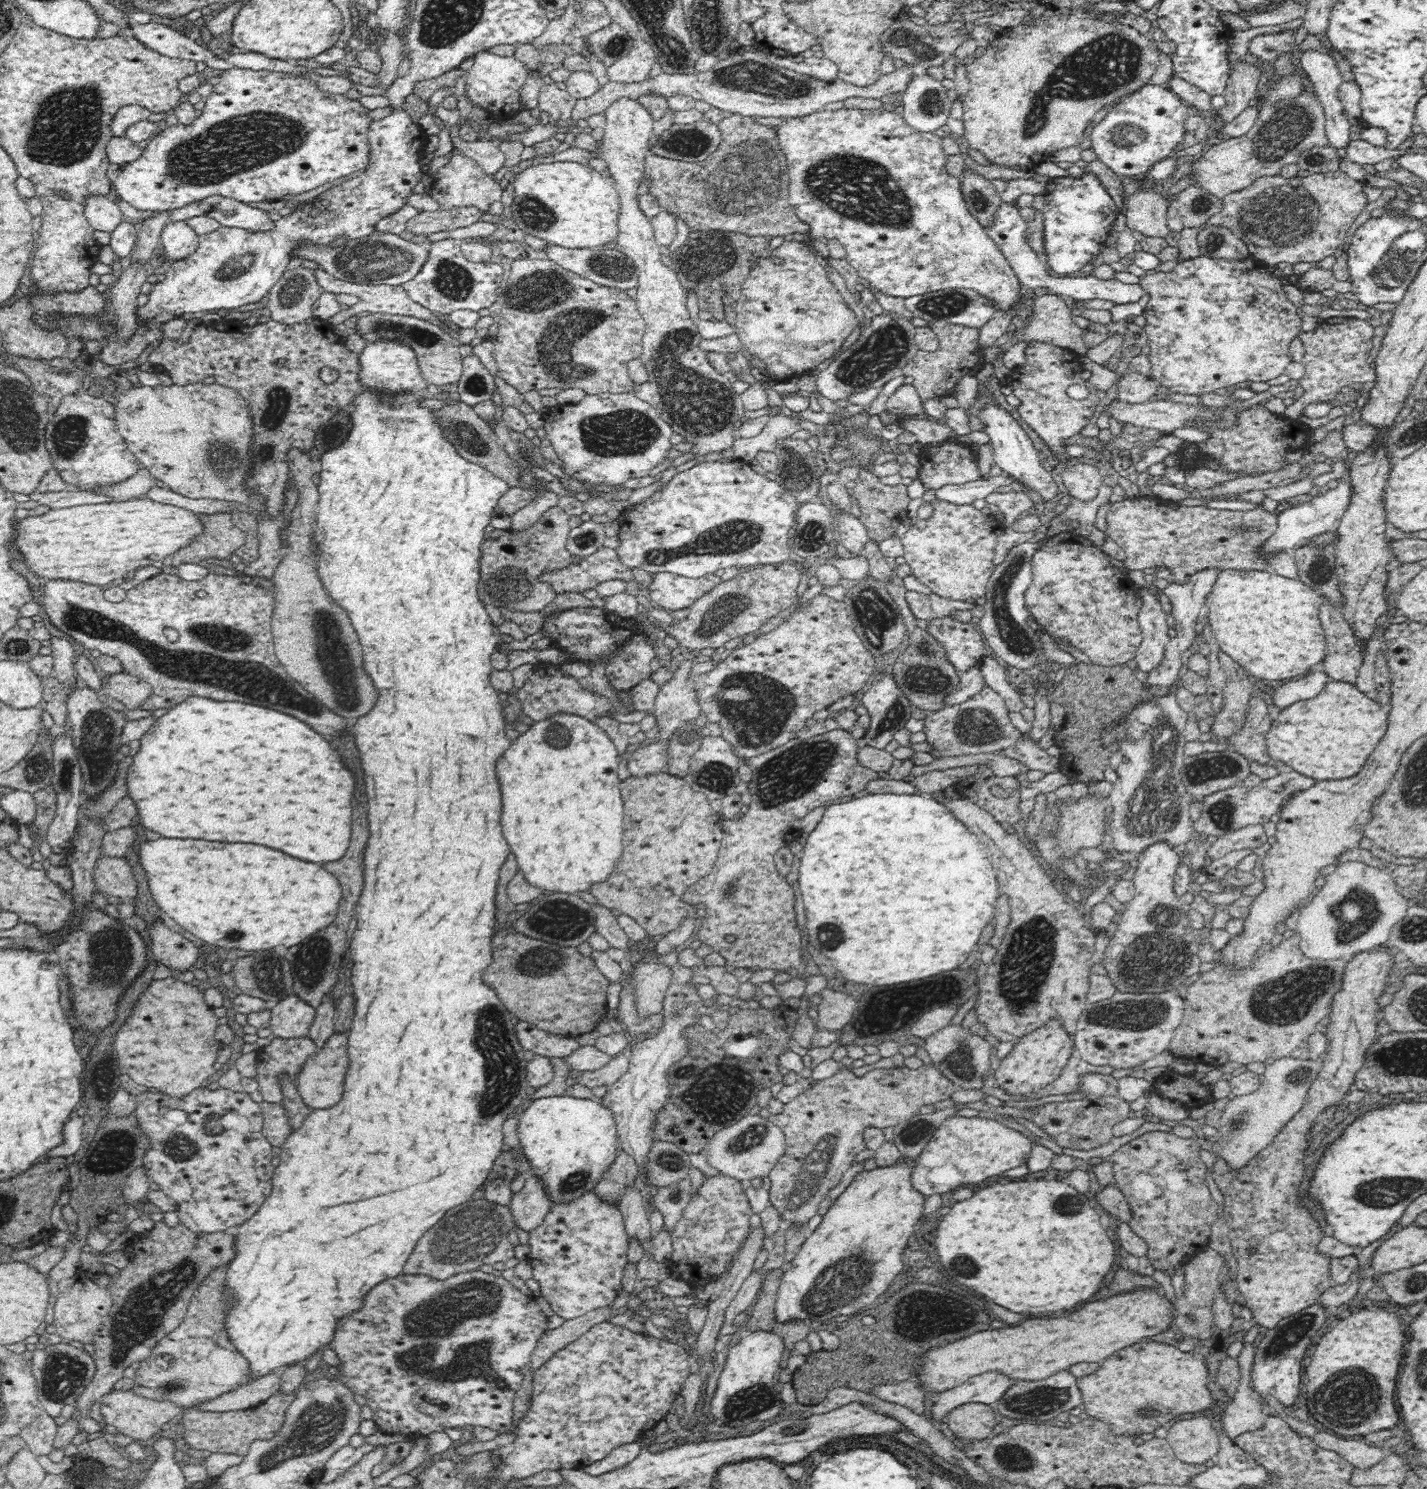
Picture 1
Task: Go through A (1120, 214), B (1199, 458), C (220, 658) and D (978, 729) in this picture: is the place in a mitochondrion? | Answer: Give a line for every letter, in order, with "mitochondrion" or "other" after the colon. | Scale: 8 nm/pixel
A: other
B: other
C: mitochondrion
D: mitochondrion

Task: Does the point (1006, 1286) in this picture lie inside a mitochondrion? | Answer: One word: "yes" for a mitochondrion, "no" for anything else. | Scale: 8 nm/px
no

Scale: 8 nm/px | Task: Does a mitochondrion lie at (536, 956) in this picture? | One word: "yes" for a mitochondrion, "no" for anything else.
yes

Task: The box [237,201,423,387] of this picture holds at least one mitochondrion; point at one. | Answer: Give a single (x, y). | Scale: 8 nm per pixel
(376, 259)

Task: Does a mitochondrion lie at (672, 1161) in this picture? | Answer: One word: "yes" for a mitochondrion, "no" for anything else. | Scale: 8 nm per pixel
yes

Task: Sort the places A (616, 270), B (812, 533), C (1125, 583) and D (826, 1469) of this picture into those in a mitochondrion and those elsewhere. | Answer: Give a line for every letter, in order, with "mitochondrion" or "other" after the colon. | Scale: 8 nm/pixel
A: mitochondrion
B: mitochondrion
C: other
D: other

